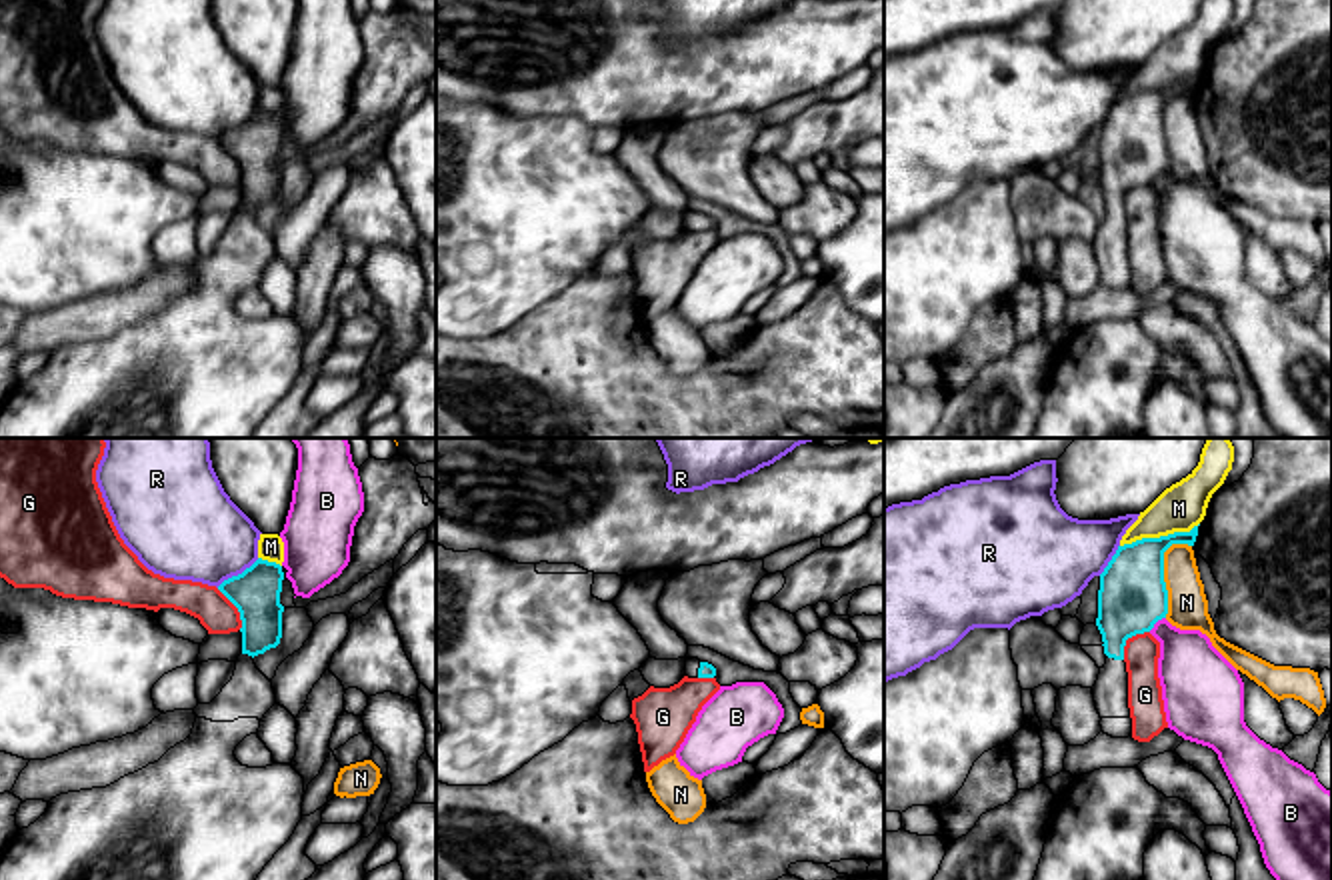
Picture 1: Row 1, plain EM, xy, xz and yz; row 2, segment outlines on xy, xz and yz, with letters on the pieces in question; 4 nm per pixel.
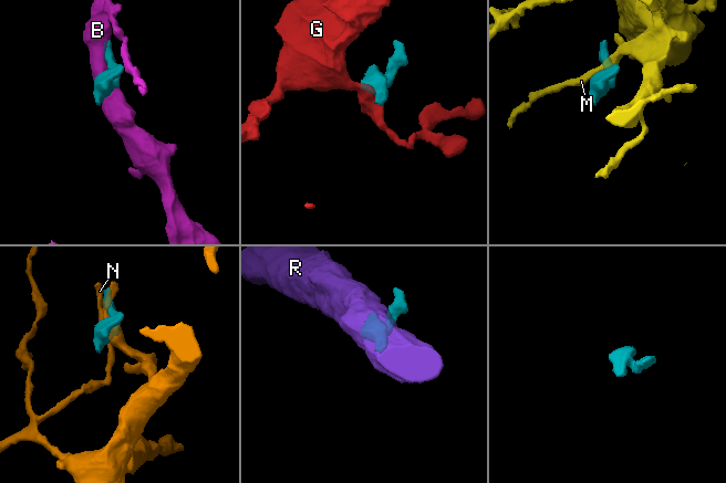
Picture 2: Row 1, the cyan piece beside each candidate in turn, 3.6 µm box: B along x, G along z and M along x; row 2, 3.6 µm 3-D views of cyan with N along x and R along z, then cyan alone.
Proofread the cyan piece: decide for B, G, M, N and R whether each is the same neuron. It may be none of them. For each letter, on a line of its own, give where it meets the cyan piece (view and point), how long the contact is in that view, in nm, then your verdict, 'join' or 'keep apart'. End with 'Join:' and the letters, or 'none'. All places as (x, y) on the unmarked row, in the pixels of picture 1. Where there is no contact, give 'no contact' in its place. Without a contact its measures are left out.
B: yz (1156, 172) | 90 nm | keep apart
G: yz (1128, 188) | 160 nm | keep apart
M: yz (1160, 88) | 340 nm | keep apart
N: yz (1162, 126) | 320 nm | keep apart
R: xy (238, 126) | 200 nm | keep apart
Join: none

